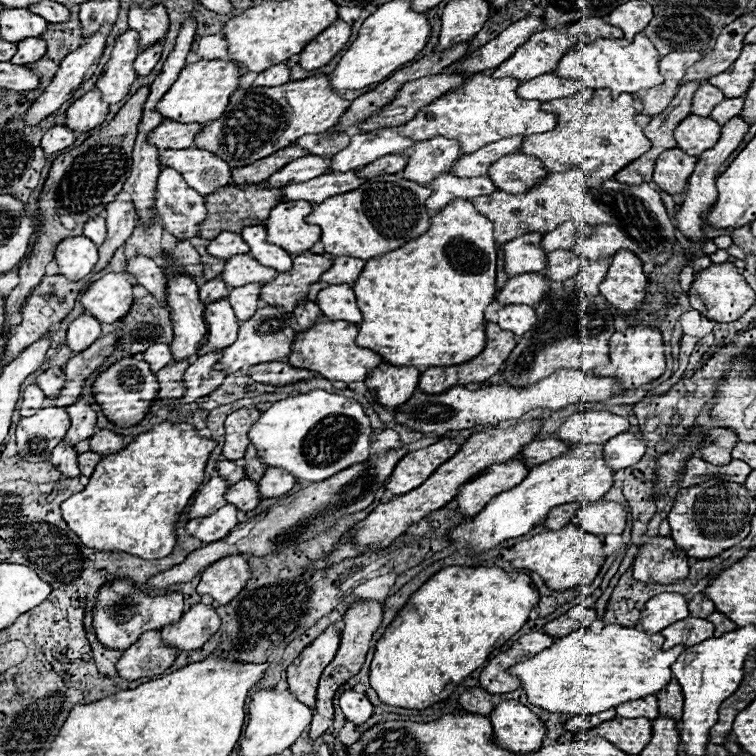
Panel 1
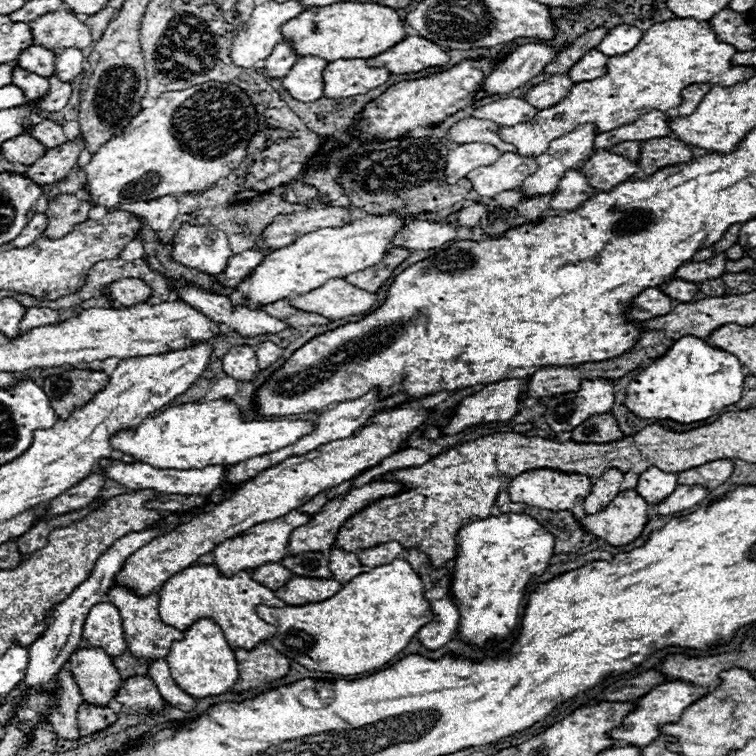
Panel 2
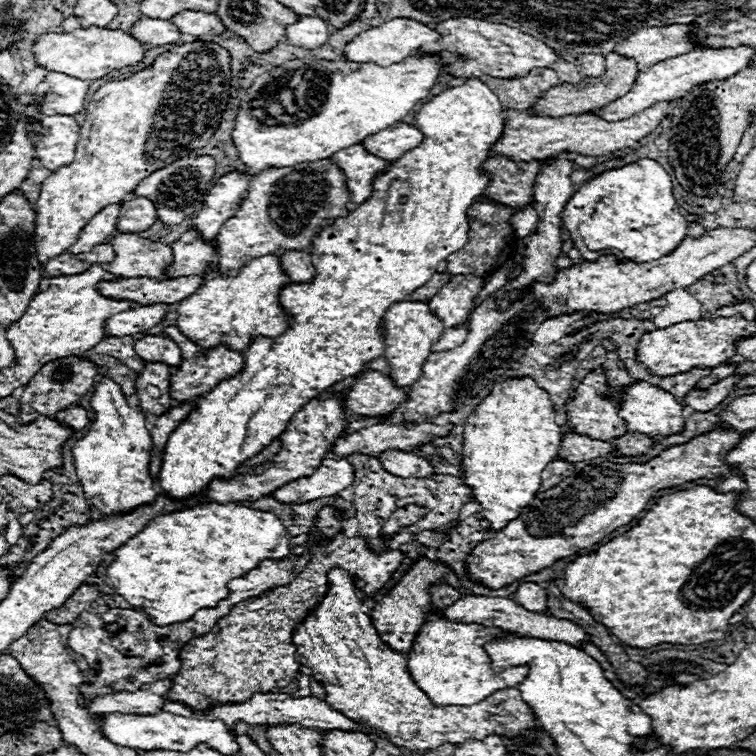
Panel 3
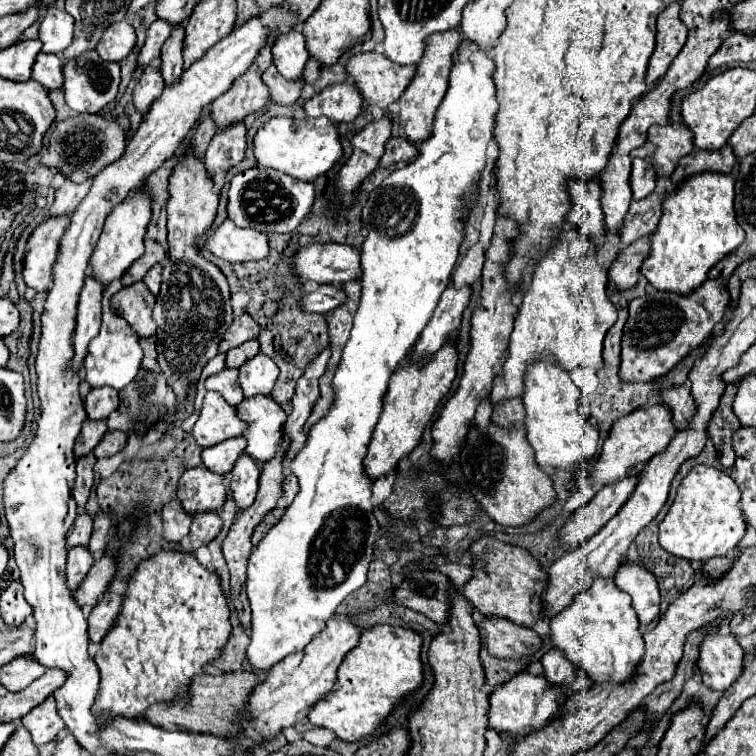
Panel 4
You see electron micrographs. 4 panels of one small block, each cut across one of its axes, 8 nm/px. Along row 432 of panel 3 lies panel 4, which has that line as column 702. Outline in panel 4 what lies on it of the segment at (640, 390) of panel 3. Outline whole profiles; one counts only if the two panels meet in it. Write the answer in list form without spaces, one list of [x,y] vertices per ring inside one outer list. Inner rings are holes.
[[[714,632],[702,642],[702,652],[698,666],[702,670],[702,680],[712,690],[728,690],[730,684],[742,674],[744,650],[738,640],[728,634]]]

